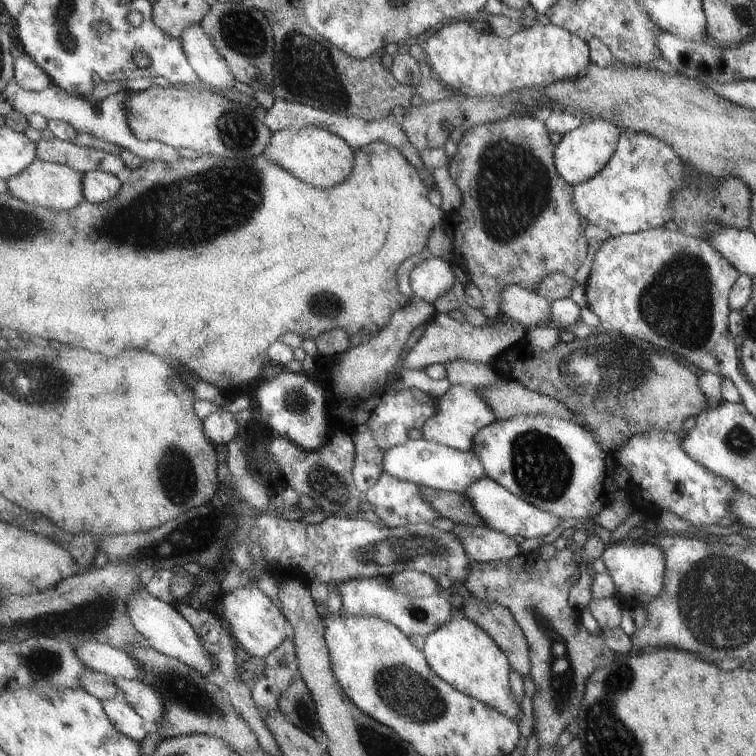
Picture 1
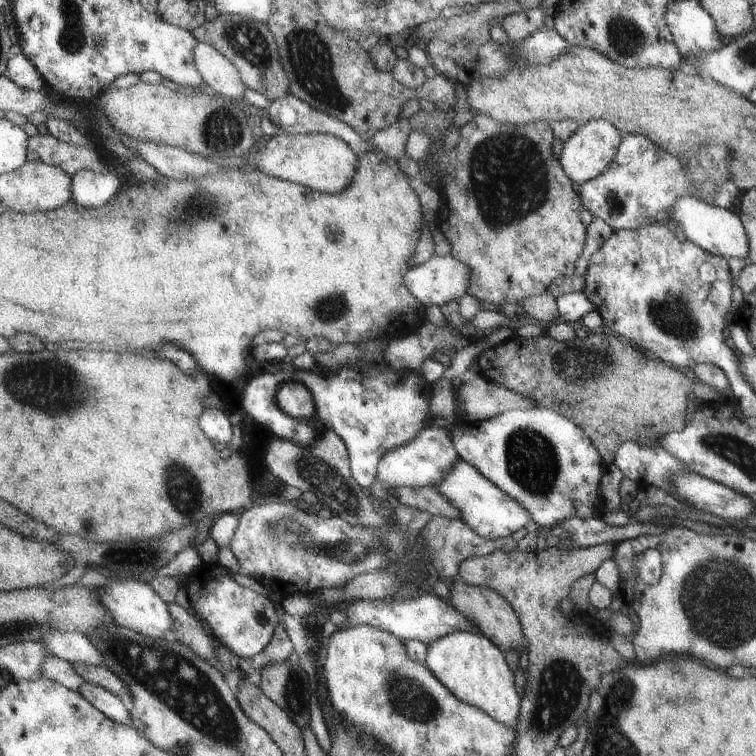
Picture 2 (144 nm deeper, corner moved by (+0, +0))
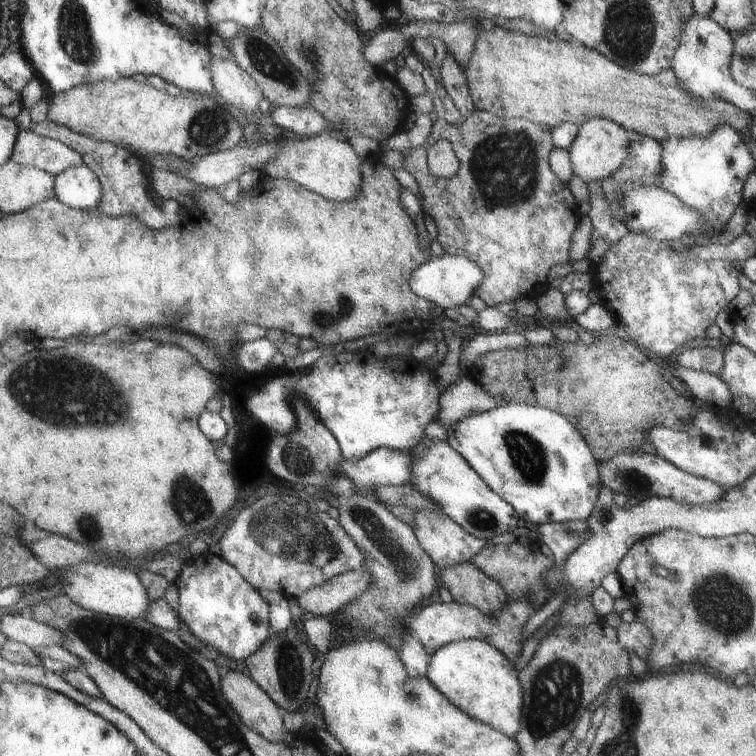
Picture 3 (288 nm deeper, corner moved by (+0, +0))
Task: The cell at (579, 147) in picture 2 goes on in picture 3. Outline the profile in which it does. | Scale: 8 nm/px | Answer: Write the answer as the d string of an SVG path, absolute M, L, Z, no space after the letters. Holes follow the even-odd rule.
M595 118L595 120L589 120L587 124L583 124L575 142L567 150L571 168L573 168L573 176L581 178L585 184L607 180L607 176L611 176L619 168L623 158L627 156L629 136L631 136L631 132L627 132L627 130L619 128L615 122L609 122L603 118Z

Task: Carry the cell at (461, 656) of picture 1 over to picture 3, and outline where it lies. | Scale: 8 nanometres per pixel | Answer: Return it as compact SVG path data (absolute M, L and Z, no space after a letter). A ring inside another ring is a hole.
M477 638L455 640L435 650L427 670L427 678L455 704L459 704L471 716L493 724L497 730L505 732L511 738L517 736L525 716L525 696L519 674L521 672L515 670L513 662L501 650L497 650L487 640Z

